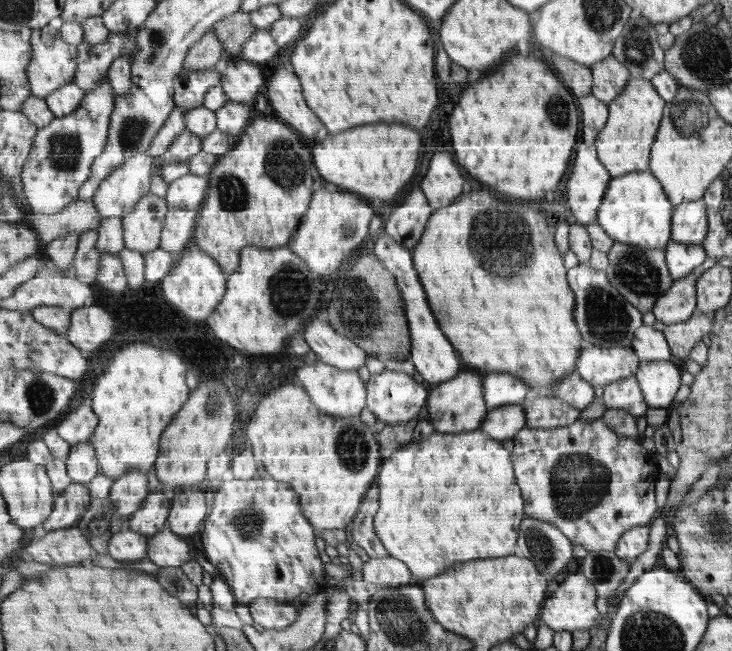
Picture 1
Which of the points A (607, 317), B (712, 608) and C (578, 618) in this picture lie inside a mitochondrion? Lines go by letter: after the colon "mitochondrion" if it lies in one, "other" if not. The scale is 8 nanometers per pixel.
A: mitochondrion
B: other
C: other

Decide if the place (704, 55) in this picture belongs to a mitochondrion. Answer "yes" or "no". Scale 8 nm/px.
yes

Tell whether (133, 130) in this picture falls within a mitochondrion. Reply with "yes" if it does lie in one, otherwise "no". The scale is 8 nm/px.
yes

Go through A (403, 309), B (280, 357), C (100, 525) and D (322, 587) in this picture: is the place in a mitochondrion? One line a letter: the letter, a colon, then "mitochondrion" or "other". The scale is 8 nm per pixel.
A: other
B: other
C: mitochondrion
D: other

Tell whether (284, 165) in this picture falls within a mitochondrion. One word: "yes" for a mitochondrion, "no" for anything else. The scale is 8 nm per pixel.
yes

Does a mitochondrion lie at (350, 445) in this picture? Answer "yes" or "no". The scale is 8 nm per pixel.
yes

